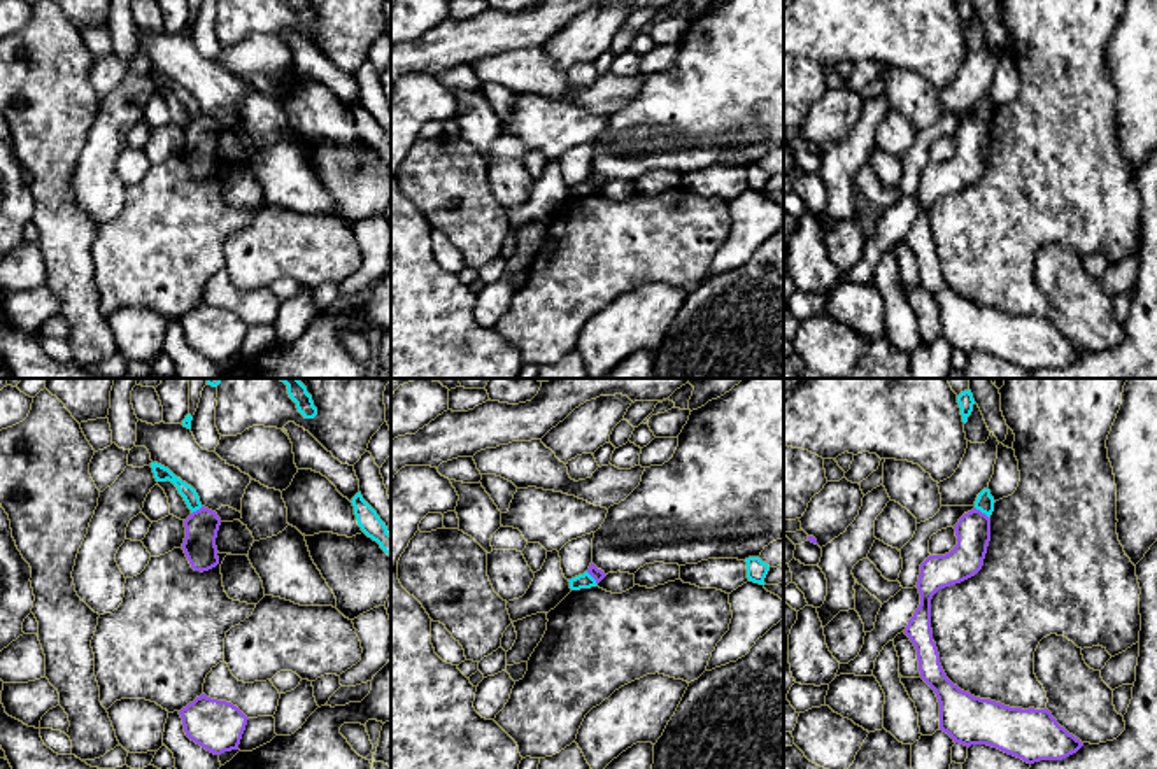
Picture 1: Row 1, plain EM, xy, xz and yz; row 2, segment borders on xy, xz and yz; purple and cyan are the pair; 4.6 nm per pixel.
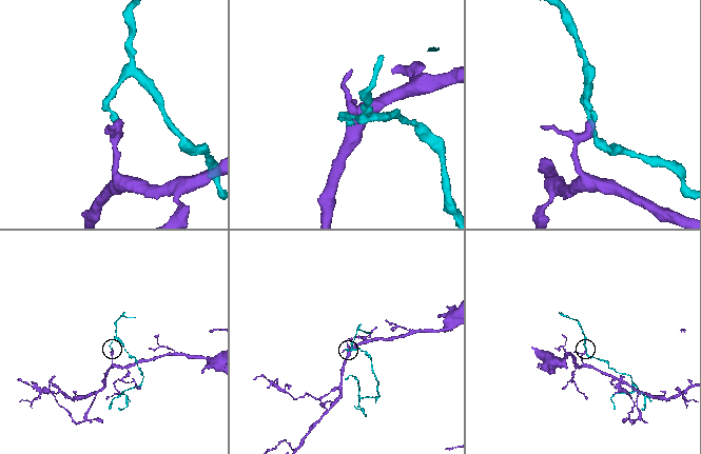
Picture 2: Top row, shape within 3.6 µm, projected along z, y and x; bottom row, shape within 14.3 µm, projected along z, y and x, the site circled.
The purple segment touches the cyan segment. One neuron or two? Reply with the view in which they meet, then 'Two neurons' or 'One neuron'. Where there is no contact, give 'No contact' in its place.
Touches purple in yz. Two neurons

